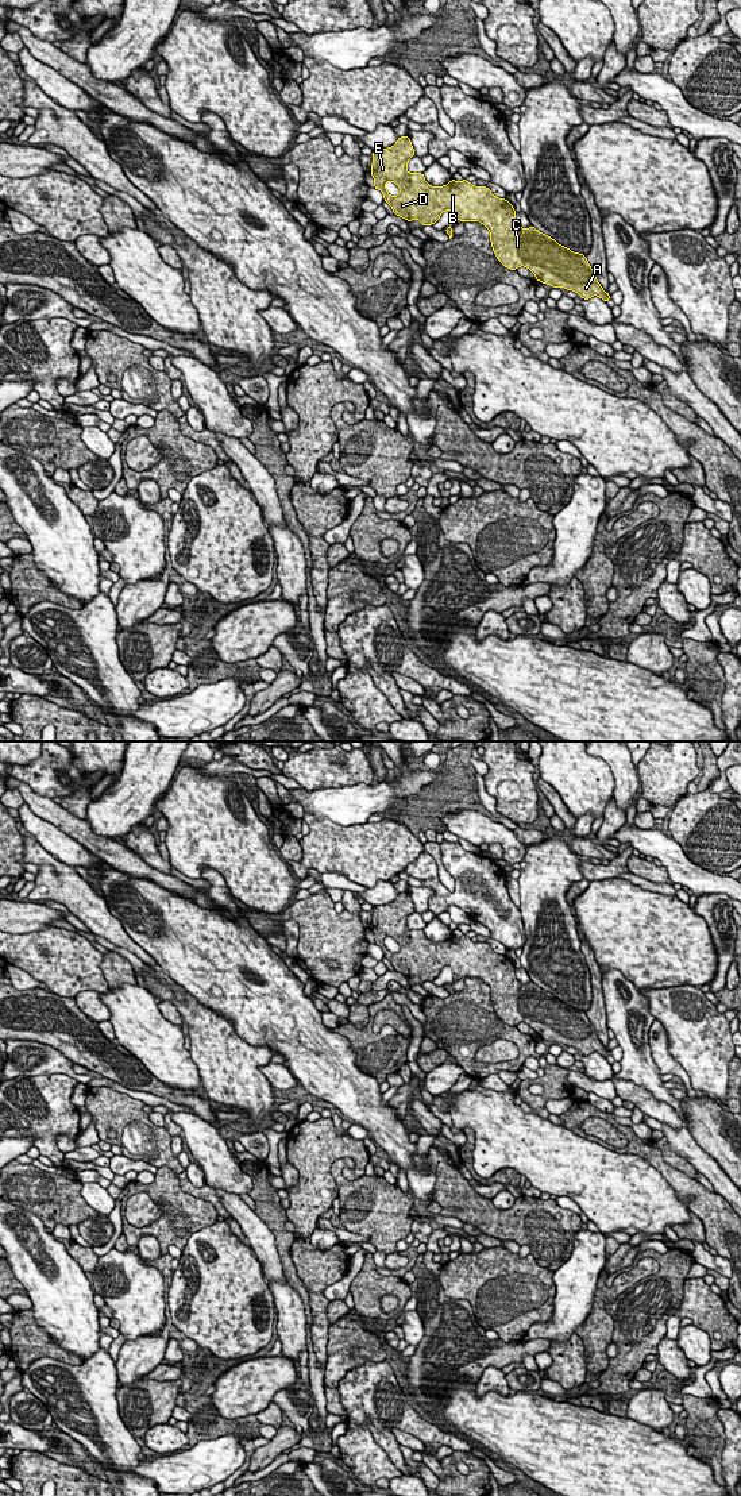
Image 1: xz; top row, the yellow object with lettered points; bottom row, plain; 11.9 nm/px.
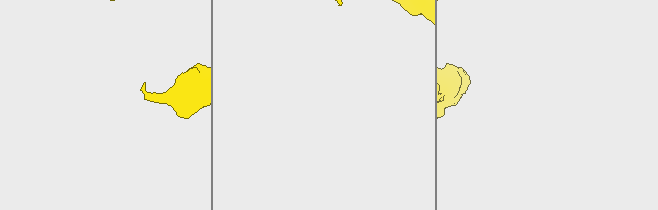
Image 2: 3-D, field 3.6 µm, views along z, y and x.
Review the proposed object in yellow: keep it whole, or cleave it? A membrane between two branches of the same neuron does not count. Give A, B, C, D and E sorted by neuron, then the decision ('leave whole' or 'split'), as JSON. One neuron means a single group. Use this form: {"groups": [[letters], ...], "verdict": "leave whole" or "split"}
{"groups": [["A", "B", "C", "D", "E"]], "verdict": "leave whole"}

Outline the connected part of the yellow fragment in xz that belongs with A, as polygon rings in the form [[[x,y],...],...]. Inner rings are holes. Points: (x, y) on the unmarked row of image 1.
[[[400,892],[394,902],[374,906],[370,930],[374,933],[374,944],[381,946],[385,957],[391,963],[394,971],[412,978],[418,976],[421,982],[433,982],[444,967],[451,967],[454,975],[460,978],[479,978],[490,987],[493,1007],[505,1023],[517,1026],[521,1022],[529,1025],[536,1037],[553,1044],[564,1044],[578,1049],[583,1056],[593,1052],[610,1056],[610,1050],[598,1038],[594,1026],[583,1010],[574,1009],[559,1000],[551,992],[540,988],[534,983],[522,984],[516,976],[516,967],[506,955],[499,955],[486,942],[474,942],[471,938],[451,936],[447,941],[432,942],[425,937],[422,929],[409,929],[408,917],[414,913],[410,895]],[[391,937],[400,944],[398,952],[387,949],[386,940]]]

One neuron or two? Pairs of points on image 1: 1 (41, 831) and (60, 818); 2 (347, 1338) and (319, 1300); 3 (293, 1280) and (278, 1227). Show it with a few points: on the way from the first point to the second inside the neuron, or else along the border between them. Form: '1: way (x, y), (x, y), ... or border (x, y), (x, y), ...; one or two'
1: border (26, 804), (34, 813), (50, 821), (77, 841); two
2: border (330, 1325), (327, 1356); two
3: way (288, 1267), (284, 1241); one

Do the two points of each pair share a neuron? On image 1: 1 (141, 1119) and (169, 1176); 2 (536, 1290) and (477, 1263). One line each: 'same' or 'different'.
1: different
2: same

